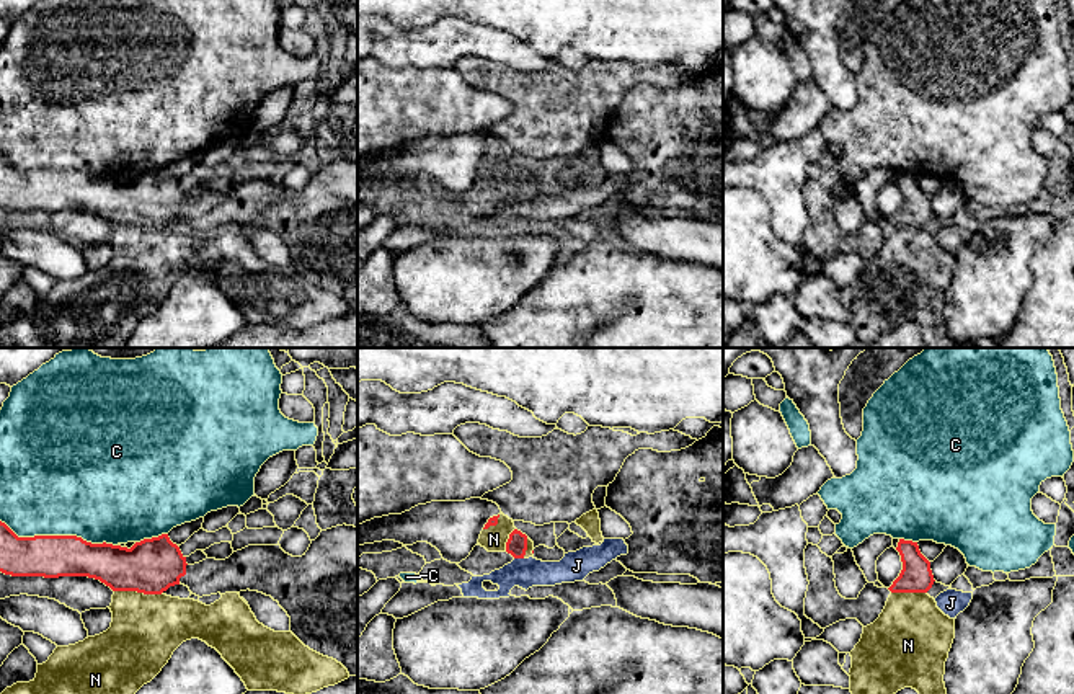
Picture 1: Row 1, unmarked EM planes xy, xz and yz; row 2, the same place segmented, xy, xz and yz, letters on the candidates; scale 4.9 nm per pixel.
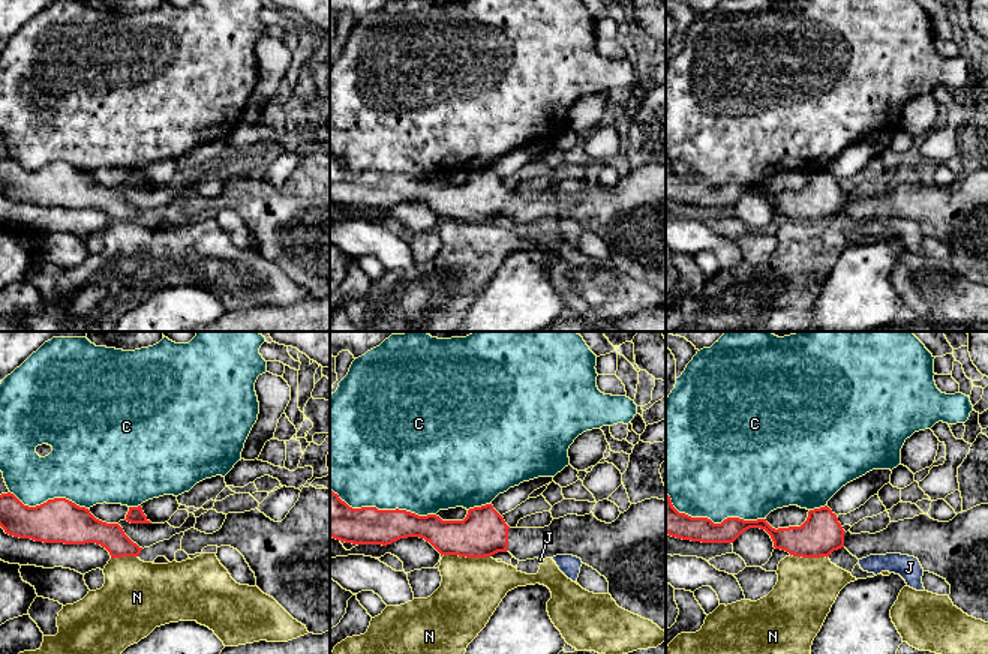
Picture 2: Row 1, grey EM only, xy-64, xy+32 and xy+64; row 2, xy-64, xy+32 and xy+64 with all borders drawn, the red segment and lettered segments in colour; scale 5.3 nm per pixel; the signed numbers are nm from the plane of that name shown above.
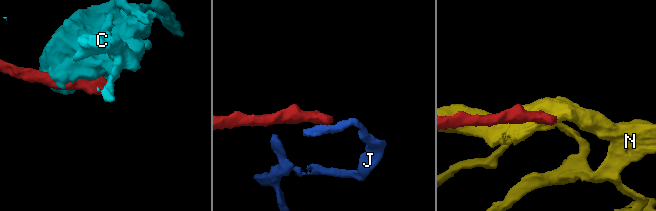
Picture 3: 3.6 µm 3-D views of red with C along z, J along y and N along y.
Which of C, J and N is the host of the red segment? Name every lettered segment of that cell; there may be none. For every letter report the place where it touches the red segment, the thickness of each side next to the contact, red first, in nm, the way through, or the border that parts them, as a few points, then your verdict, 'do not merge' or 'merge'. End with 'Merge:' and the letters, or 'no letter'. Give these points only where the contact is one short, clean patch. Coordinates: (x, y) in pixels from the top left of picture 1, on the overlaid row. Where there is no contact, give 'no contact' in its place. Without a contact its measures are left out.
C: xy (59, 536) | 200/500 nm | do not merge
J: xz (519, 557) | 100/140 nm | along xz (514, 557), (523, 559) | do not merge
N: xy (139, 591) | 280/340 nm | along xy (115, 590), (162, 593) | do not merge
Merge: no letter

